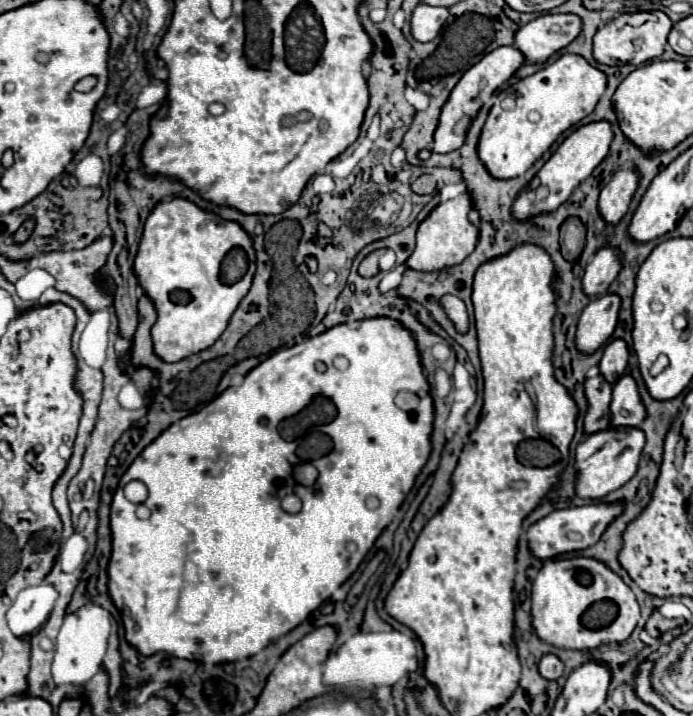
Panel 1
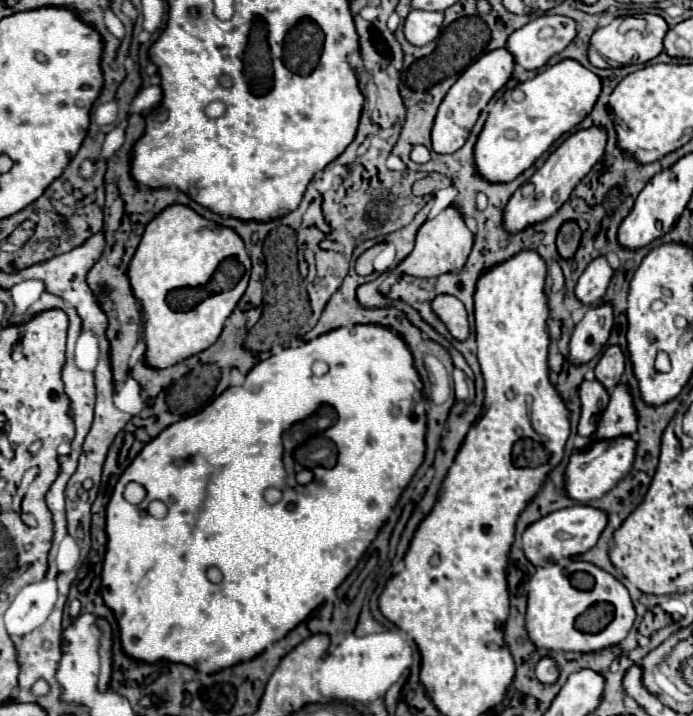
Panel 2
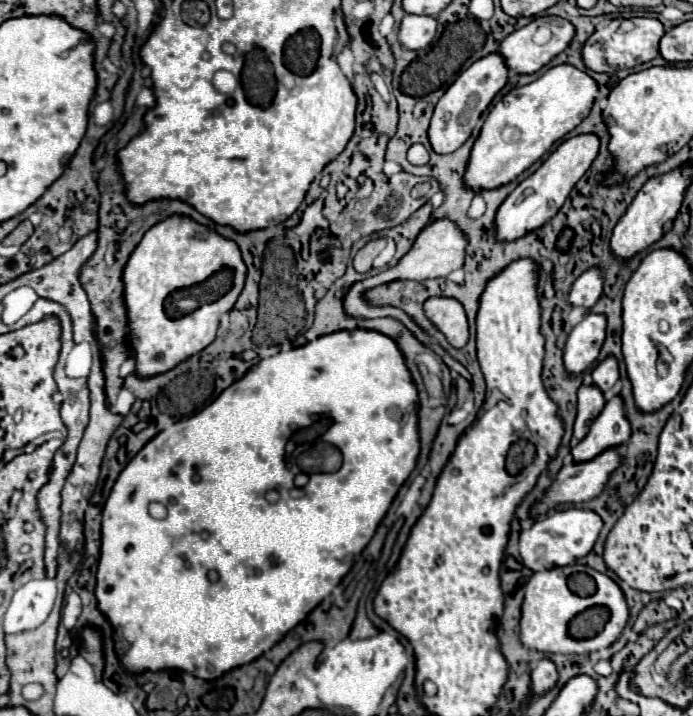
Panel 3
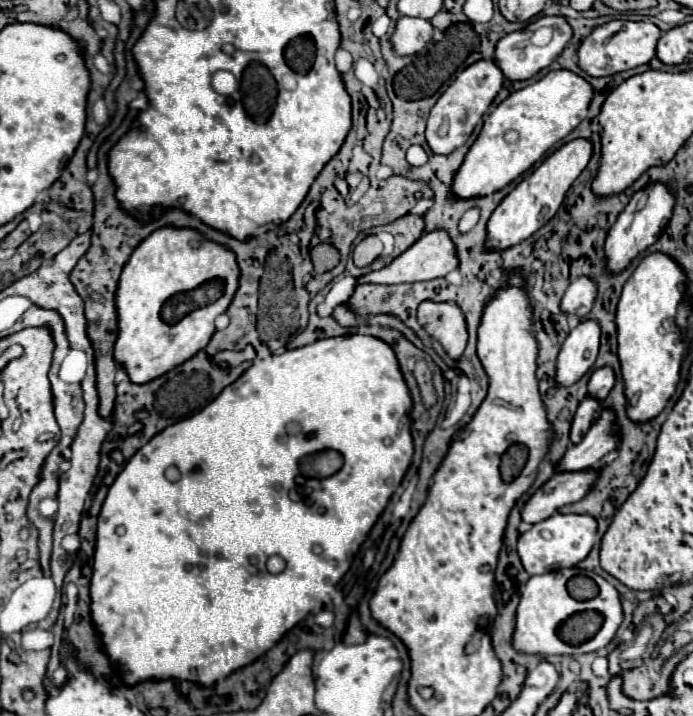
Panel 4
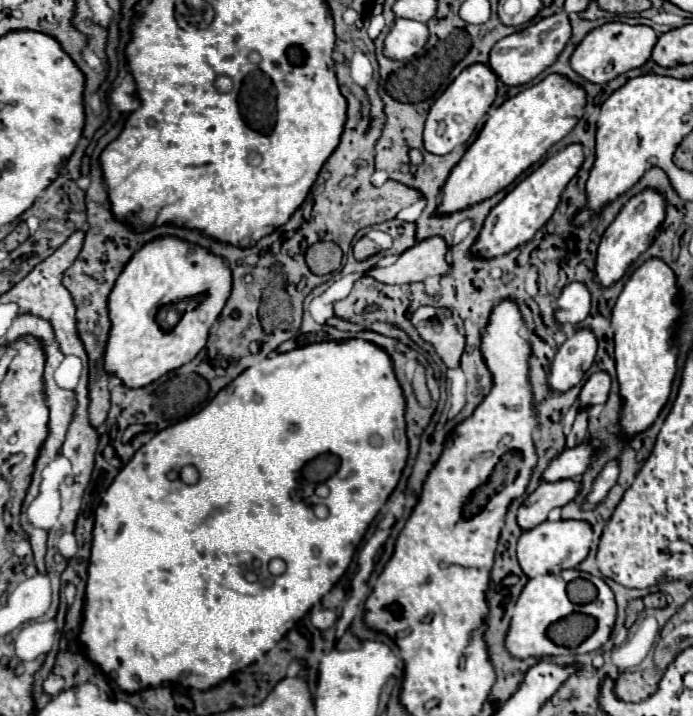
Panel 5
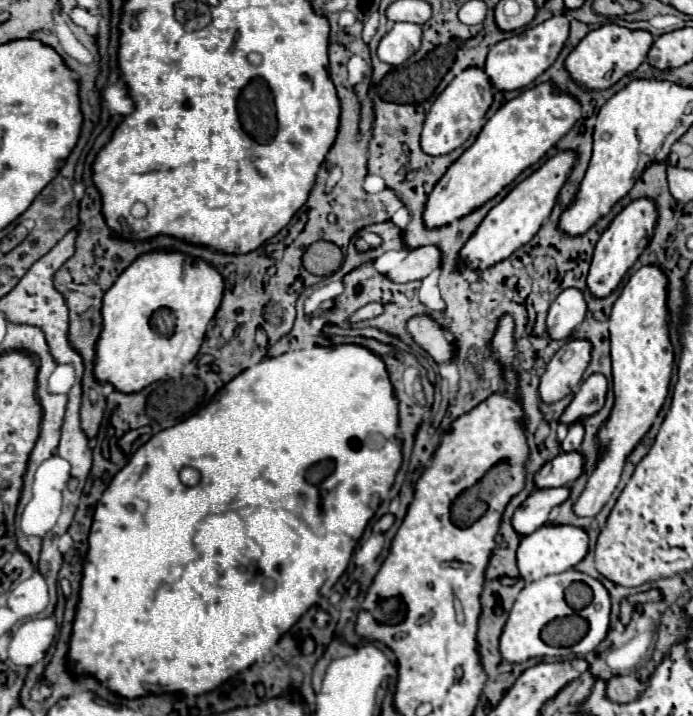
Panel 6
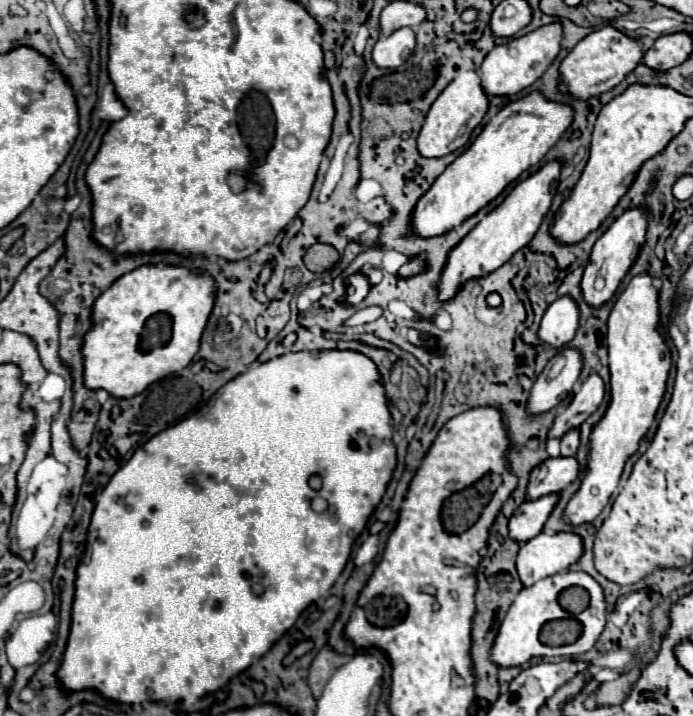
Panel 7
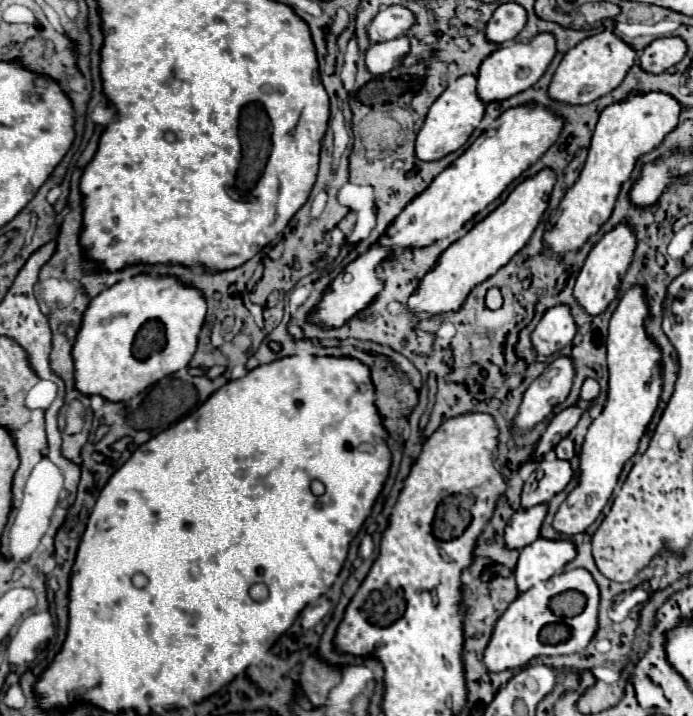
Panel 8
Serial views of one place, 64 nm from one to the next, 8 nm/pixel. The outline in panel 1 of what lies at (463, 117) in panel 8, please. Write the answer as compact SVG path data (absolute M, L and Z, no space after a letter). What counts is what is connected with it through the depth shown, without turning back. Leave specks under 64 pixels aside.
M500 46L496 50L492 50L490 54L486 54L480 62L476 62L462 78L460 82L454 86L448 102L442 108L440 114L440 124L436 128L434 134L434 152L452 152L456 148L460 148L464 144L466 138L466 130L472 122L472 118L476 116L476 112L480 110L480 106L494 94L496 88L500 88L520 66L524 64L524 54L516 48L516 46Z

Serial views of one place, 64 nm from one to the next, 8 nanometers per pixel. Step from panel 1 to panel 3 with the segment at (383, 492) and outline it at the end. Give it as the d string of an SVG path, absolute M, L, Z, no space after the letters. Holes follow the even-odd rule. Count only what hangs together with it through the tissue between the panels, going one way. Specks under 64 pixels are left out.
M356 328L356 330L338 330L332 334L320 336L304 346L292 348L290 352L280 352L272 358L260 360L246 372L246 376L242 376L238 382L228 386L204 410L168 426L164 432L154 436L128 462L124 472L118 476L102 512L102 548L100 548L100 562L98 562L98 574L96 574L96 580L98 580L96 598L98 598L98 608L108 616L108 620L114 626L116 654L120 656L120 662L124 664L124 668L128 668L128 672L174 668L174 670L188 672L192 676L200 676L204 680L214 680L216 676L222 676L224 672L240 664L248 664L256 660L268 648L280 642L350 572L354 558L366 548L380 520L386 516L394 496L398 494L398 490L402 488L410 472L416 468L416 462L420 456L418 410L420 410L418 390L406 366L406 358L400 352L400 346L390 336L384 336L376 330ZM318 416L330 416L334 420L334 424L324 432L320 439L324 442L332 442L342 452L344 462L340 470L336 472L310 476L310 482L306 484L306 488L300 488L300 492L292 494L294 486L292 484L288 486L288 468L284 466L284 444L296 431L318 420ZM270 488L280 492L280 500L276 504L270 504L264 498L266 490ZM150 502L166 504L168 516L164 520L154 520L148 514ZM208 570L216 570L220 574L220 580L212 584L208 580Z

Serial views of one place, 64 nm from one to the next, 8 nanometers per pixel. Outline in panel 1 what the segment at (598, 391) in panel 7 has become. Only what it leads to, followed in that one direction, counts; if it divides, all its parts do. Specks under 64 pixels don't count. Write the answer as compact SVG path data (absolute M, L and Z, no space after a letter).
M622 338L606 344L604 356L600 360L600 372L610 384L616 384L616 380L624 374L626 364L628 364L628 356L630 356L628 344Z

